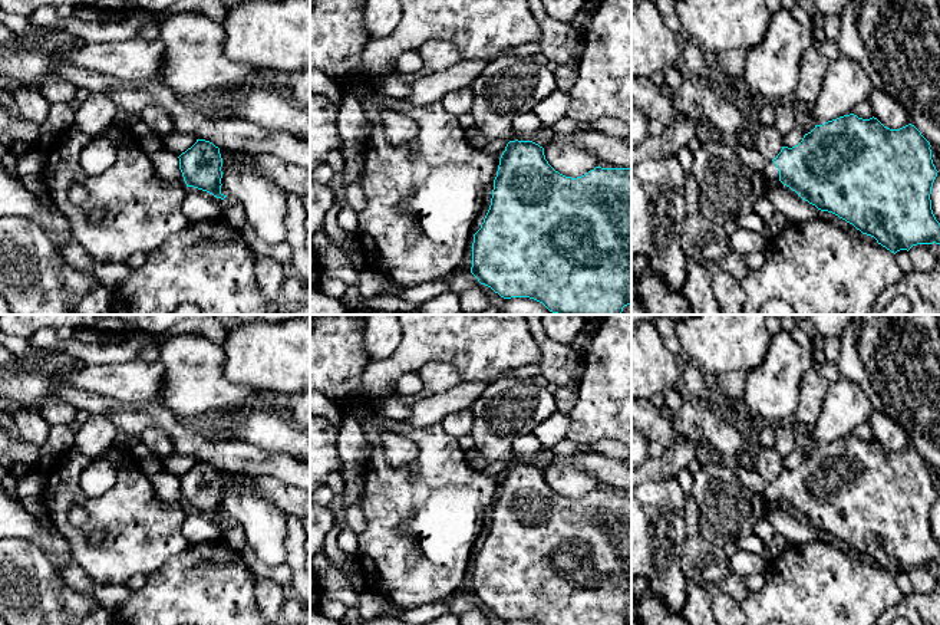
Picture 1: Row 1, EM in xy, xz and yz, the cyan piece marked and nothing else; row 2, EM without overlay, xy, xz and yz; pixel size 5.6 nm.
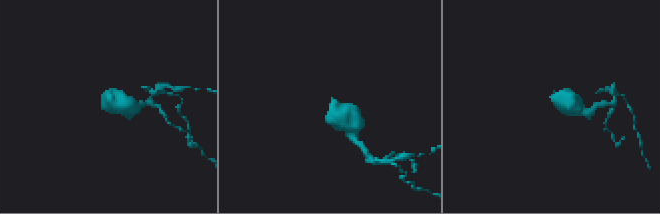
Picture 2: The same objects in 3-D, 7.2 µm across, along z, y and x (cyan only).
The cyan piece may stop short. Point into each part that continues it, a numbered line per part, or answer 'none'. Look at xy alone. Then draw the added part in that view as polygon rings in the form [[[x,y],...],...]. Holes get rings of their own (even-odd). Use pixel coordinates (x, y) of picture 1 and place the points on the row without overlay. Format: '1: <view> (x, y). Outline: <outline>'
none

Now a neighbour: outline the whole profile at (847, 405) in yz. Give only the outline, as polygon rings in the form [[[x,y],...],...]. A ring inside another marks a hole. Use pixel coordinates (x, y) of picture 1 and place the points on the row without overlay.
[[[841,378],[829,384],[819,418],[811,428],[815,447],[852,435],[861,422],[874,411],[865,391],[854,381]]]

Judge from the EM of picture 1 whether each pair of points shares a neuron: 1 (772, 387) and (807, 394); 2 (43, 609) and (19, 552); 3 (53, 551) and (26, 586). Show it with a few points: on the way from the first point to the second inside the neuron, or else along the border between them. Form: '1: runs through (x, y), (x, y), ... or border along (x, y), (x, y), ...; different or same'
1: border along (812, 368), (802, 377), (797, 410), (791, 420); different
2: runs through (29, 595), (19, 582), (19, 566); same
3: border along (20, 539), (36, 545), (58, 573); different

